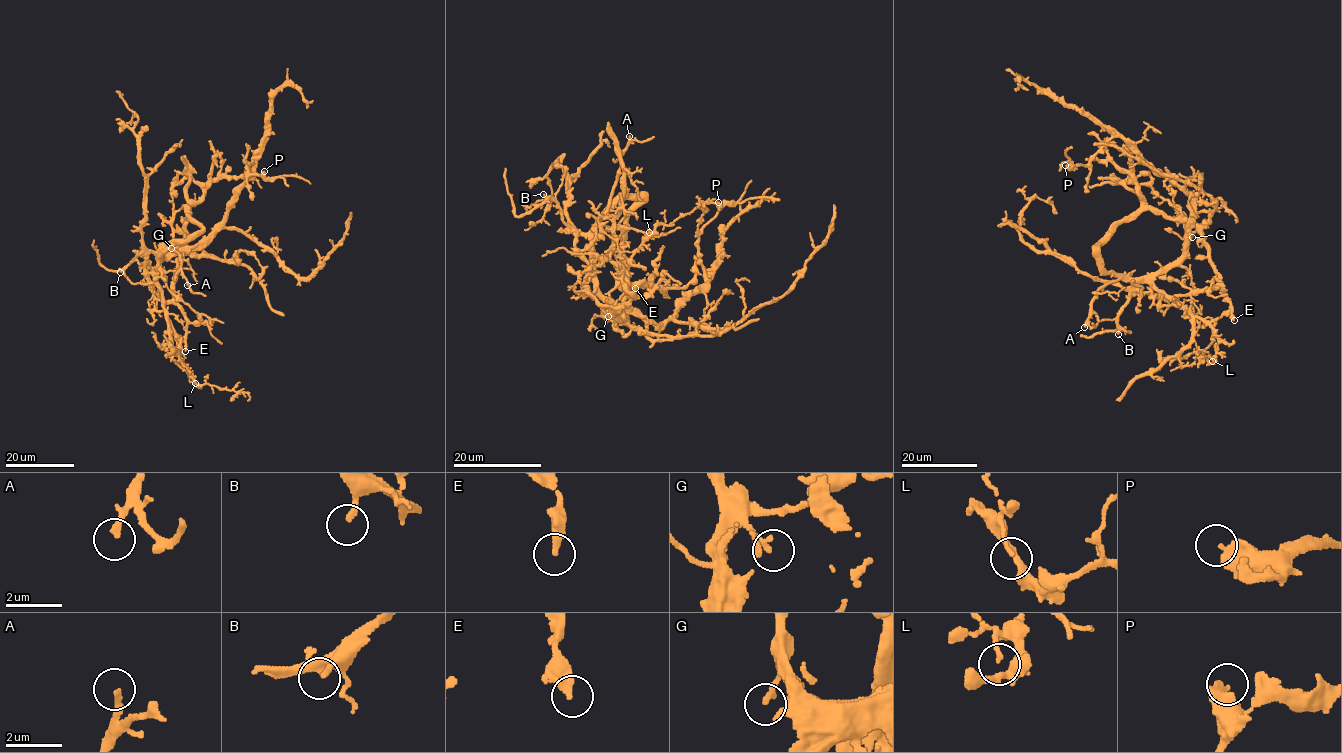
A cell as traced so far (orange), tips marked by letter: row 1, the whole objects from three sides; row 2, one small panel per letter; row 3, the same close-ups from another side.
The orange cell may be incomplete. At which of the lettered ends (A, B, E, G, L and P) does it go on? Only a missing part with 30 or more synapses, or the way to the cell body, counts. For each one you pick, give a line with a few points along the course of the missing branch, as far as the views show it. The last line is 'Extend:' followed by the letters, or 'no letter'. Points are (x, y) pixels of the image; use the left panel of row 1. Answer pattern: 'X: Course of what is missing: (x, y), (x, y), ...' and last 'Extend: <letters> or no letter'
A: Course of what is missing: (187, 285), (197, 361), (233, 423), (229, 434), (214, 436), (211, 428), (221, 428), (217, 437), (173, 413)
Extend: A

